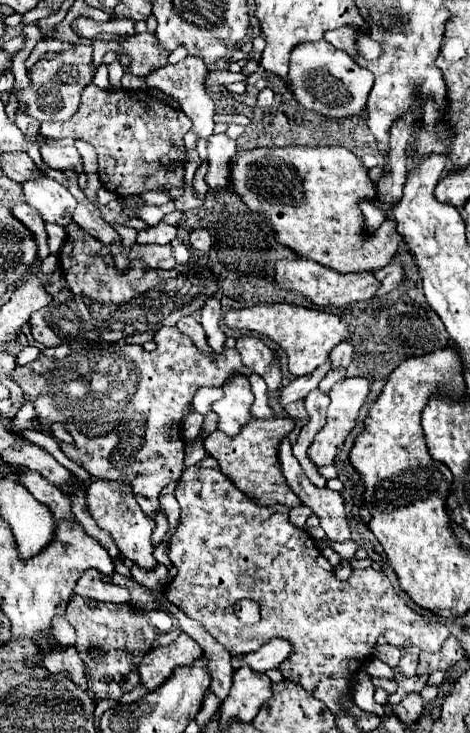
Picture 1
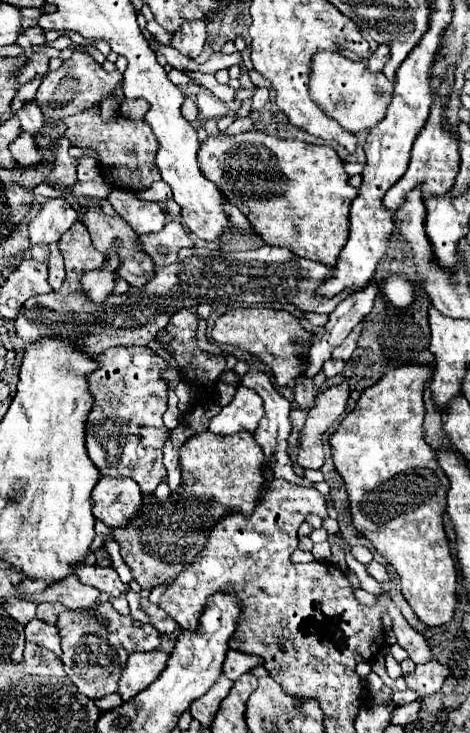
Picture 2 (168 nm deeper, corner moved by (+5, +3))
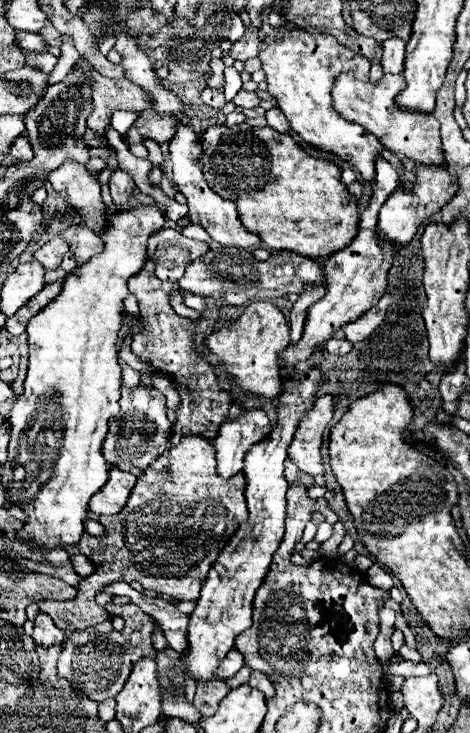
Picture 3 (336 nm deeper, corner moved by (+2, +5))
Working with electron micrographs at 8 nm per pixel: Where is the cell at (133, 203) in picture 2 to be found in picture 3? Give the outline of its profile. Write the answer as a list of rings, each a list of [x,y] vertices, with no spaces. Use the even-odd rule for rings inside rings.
[[[137,204],[133,208],[123,208],[123,210],[115,210],[113,214],[107,214],[107,228],[105,232],[101,234],[101,238],[105,240],[105,250],[97,256],[93,256],[87,264],[75,268],[65,280],[63,280],[63,288],[59,292],[59,296],[47,304],[47,308],[43,308],[43,312],[37,312],[29,324],[27,324],[27,336],[29,336],[29,372],[27,372],[27,380],[25,380],[25,392],[23,396],[19,396],[15,400],[15,406],[11,410],[11,442],[9,442],[9,458],[7,462],[1,466],[1,482],[5,486],[5,494],[7,494],[7,500],[9,504],[15,504],[19,506],[25,514],[27,514],[27,522],[23,526],[23,530],[19,532],[19,538],[23,540],[35,540],[35,542],[41,542],[45,548],[57,548],[57,546],[63,546],[63,544],[77,544],[85,526],[83,526],[83,520],[87,518],[87,508],[89,508],[89,498],[99,492],[107,478],[109,478],[109,468],[107,468],[107,462],[103,458],[103,440],[107,436],[107,424],[111,418],[115,418],[119,414],[119,398],[121,398],[121,368],[119,368],[119,356],[117,356],[117,340],[119,340],[119,330],[121,330],[121,316],[123,316],[123,300],[129,296],[129,290],[127,290],[127,280],[131,276],[135,276],[145,260],[147,260],[147,240],[153,232],[161,230],[165,224],[165,214],[163,214],[163,208],[159,204]]]

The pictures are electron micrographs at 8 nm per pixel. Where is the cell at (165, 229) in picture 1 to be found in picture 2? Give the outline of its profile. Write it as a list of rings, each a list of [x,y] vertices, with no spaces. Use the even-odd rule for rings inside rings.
[[[168,222],[156,234],[142,234],[140,244],[144,246],[144,250],[150,254],[150,258],[154,262],[160,262],[162,258],[166,258],[170,254],[176,254],[180,248],[194,246],[194,240],[192,240],[192,236],[186,234],[186,230],[182,228],[180,222]]]

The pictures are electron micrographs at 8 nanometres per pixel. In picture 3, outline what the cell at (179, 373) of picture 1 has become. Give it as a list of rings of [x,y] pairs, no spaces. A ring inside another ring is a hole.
[[[123,386],[121,390],[121,412],[119,418],[109,422],[109,434],[105,438],[103,446],[103,456],[107,462],[115,468],[127,470],[135,476],[141,476],[143,470],[165,452],[165,446],[169,442],[171,434],[171,424],[167,420],[167,406],[165,406],[165,396],[157,388],[127,388]]]

